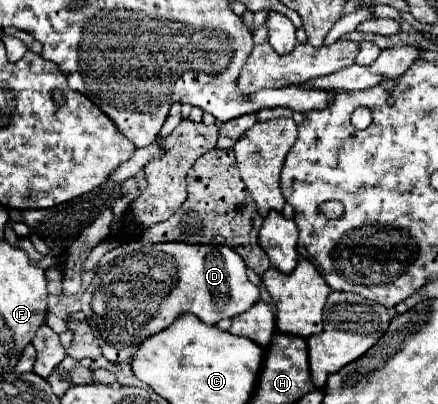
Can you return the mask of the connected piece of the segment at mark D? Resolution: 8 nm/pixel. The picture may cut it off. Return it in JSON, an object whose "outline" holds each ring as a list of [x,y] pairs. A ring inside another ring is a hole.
{"outline":[[[157,243],[99,267],[81,305],[103,357],[127,363],[143,339],[167,329],[181,313],[193,313],[207,325],[241,315],[259,301],[259,289],[247,279],[243,259],[223,245]]]}

